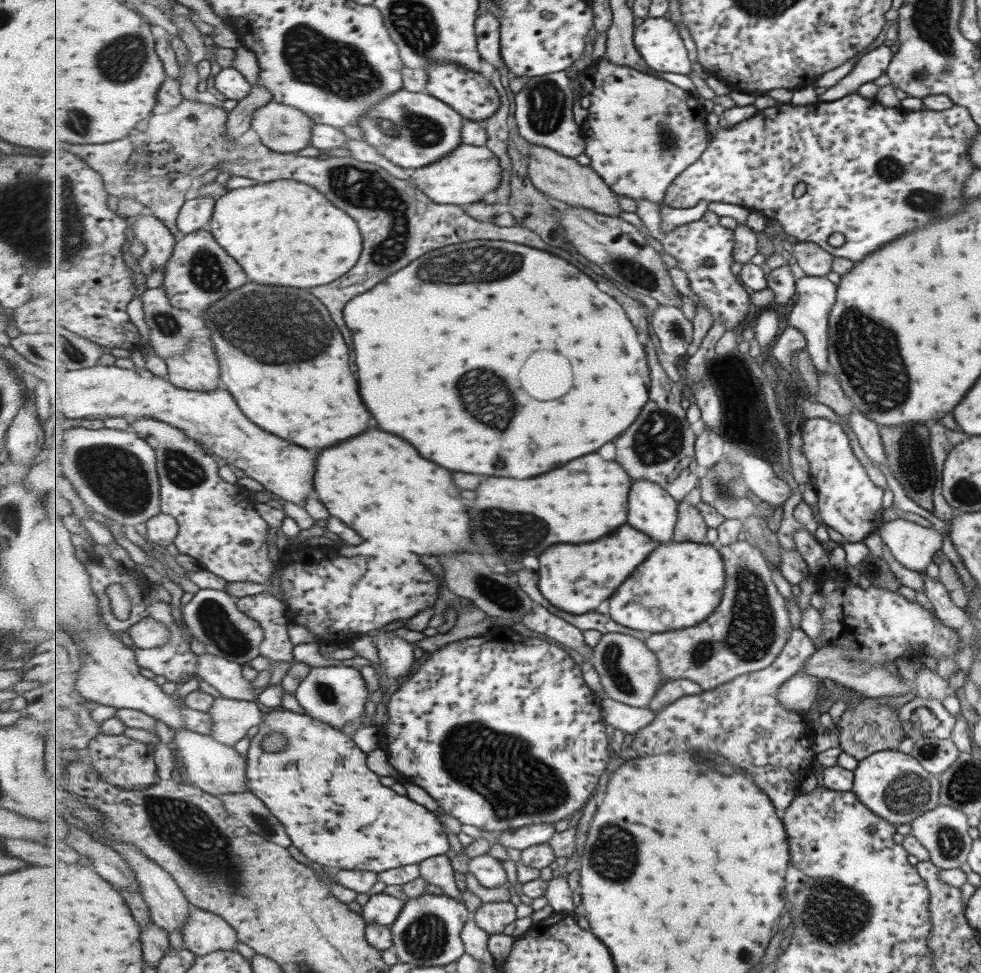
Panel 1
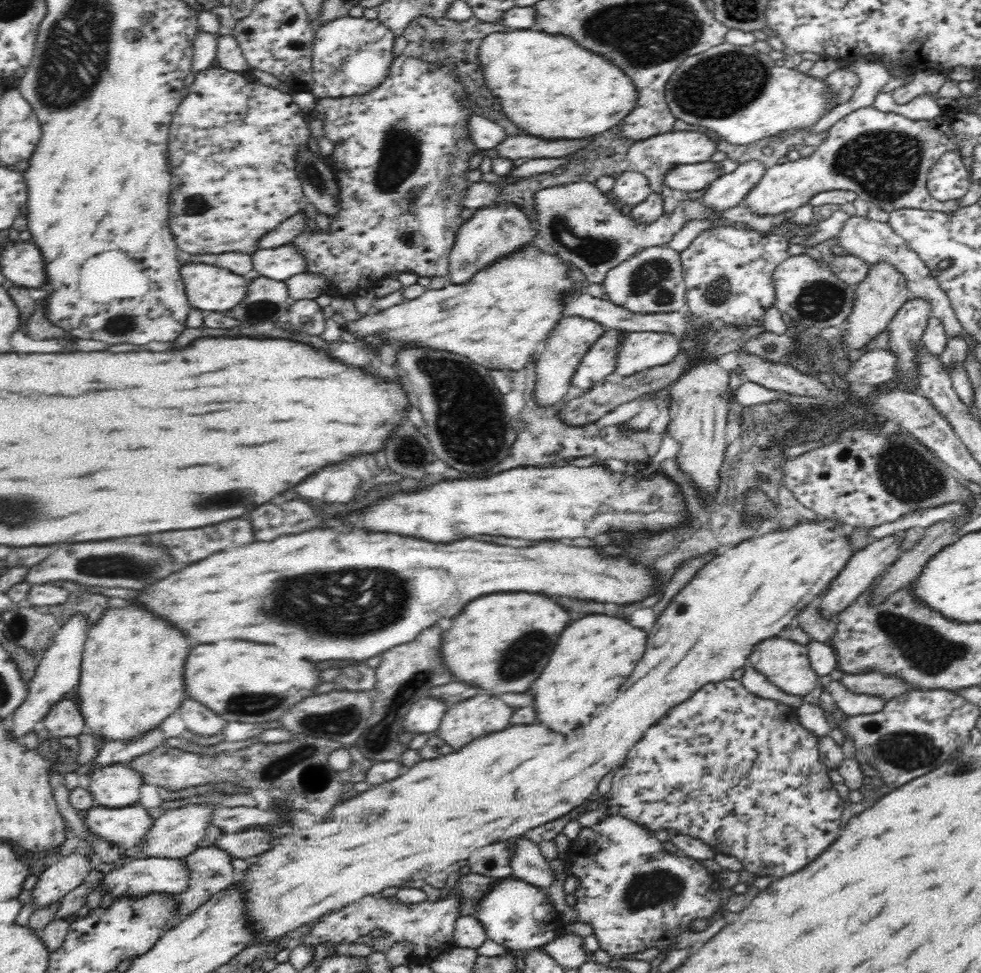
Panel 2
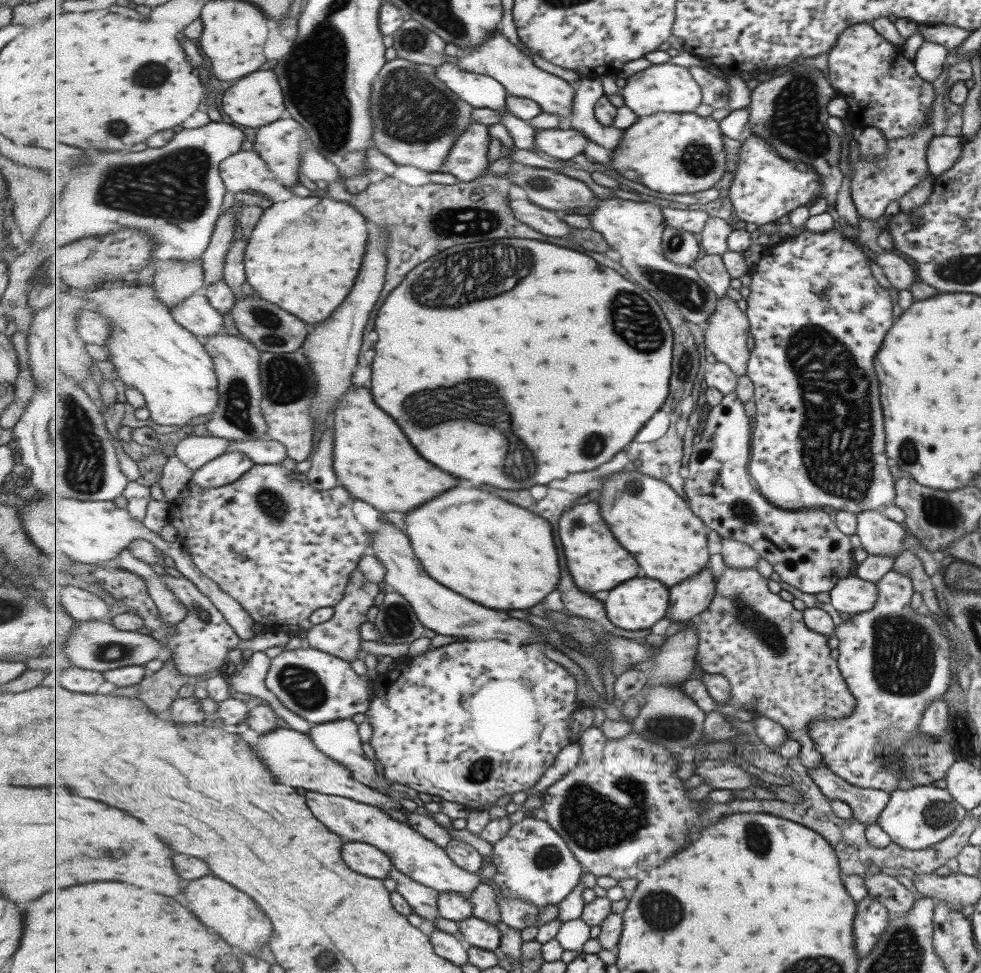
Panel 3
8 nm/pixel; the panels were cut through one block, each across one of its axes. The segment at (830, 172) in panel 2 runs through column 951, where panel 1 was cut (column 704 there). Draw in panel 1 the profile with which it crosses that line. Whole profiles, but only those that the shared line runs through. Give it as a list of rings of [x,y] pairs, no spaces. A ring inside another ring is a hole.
[[[607,58],[582,70],[577,79],[582,91],[585,90],[593,100],[593,106],[589,108],[591,112],[589,126],[593,132],[589,132],[589,128],[584,128],[582,131],[587,142],[585,154],[591,158],[590,167],[593,167],[618,195],[631,198],[635,202],[639,200],[657,202],[661,206],[661,216],[663,216],[661,228],[665,232],[703,218],[708,210],[706,200],[701,200],[693,208],[670,207],[666,201],[669,187],[687,168],[701,159],[704,152],[708,150],[709,143],[712,142],[712,137],[707,130],[707,114],[709,114],[707,108],[697,98],[693,98],[687,90],[655,75],[629,66],[613,64]]]

